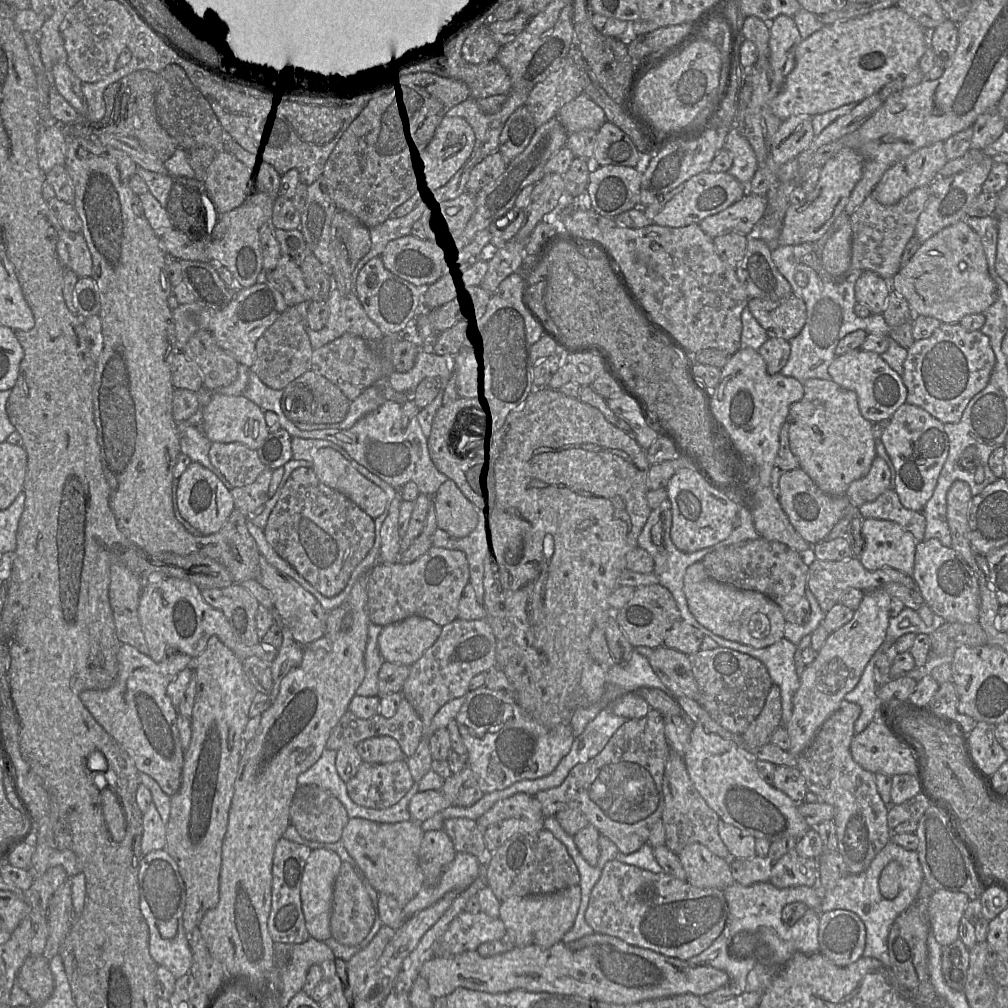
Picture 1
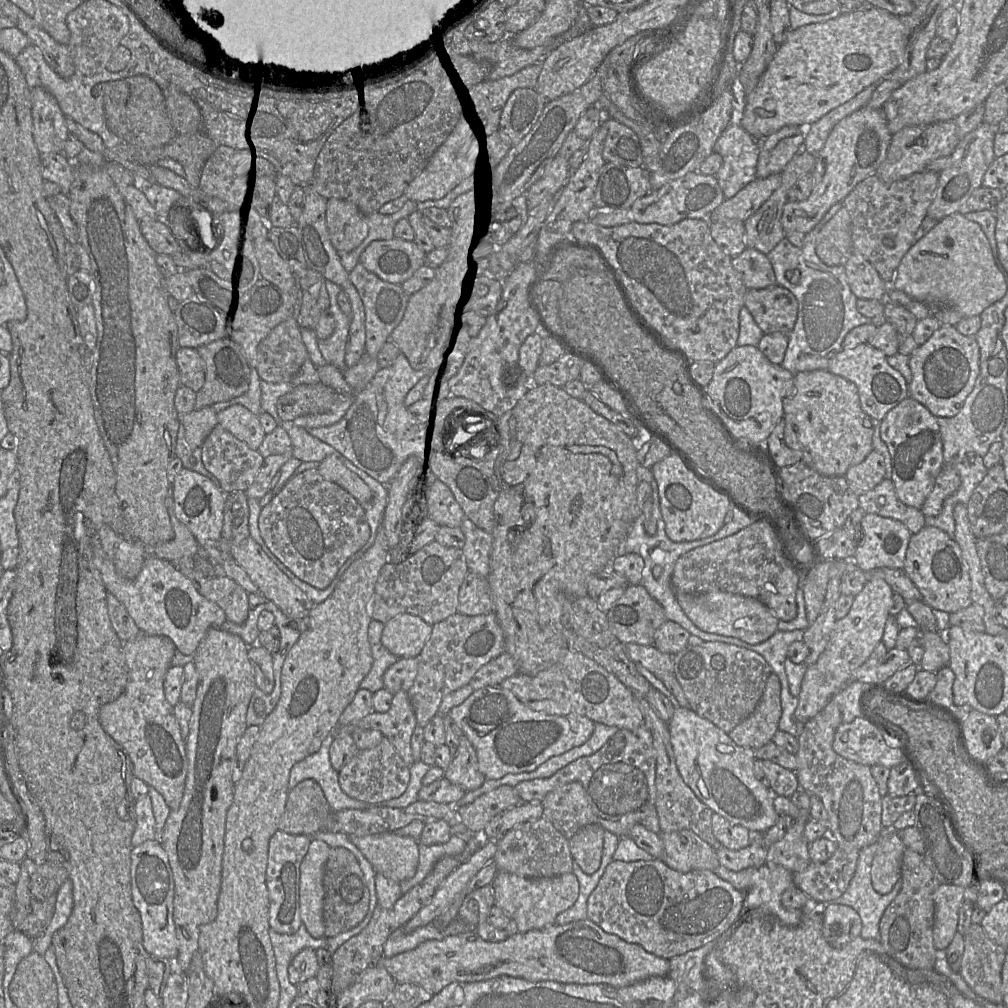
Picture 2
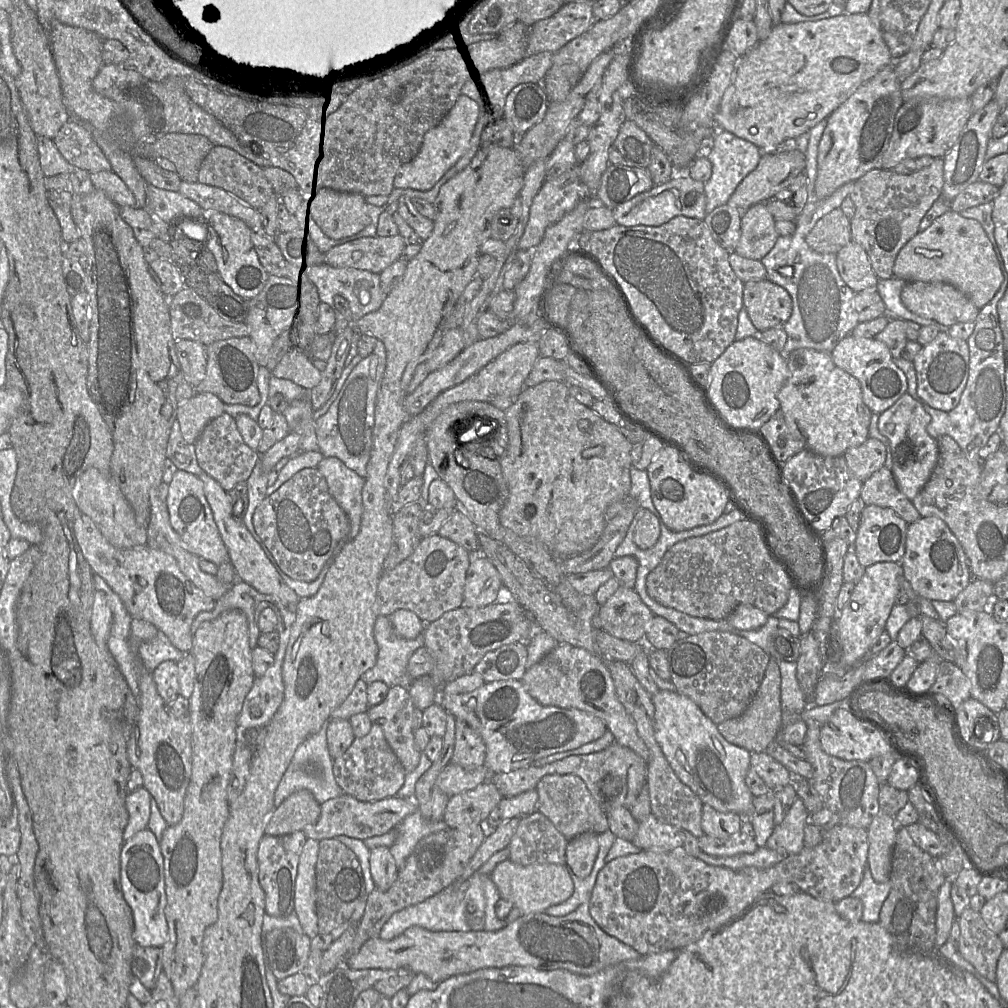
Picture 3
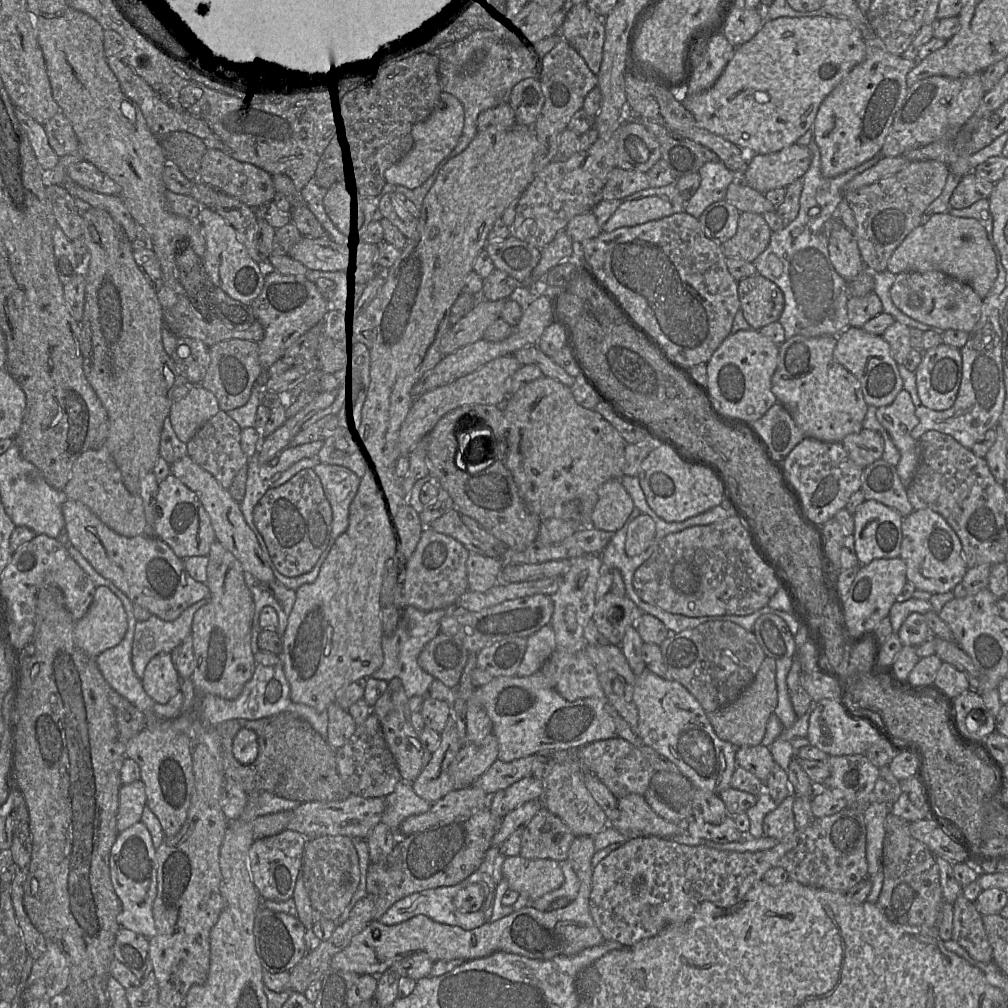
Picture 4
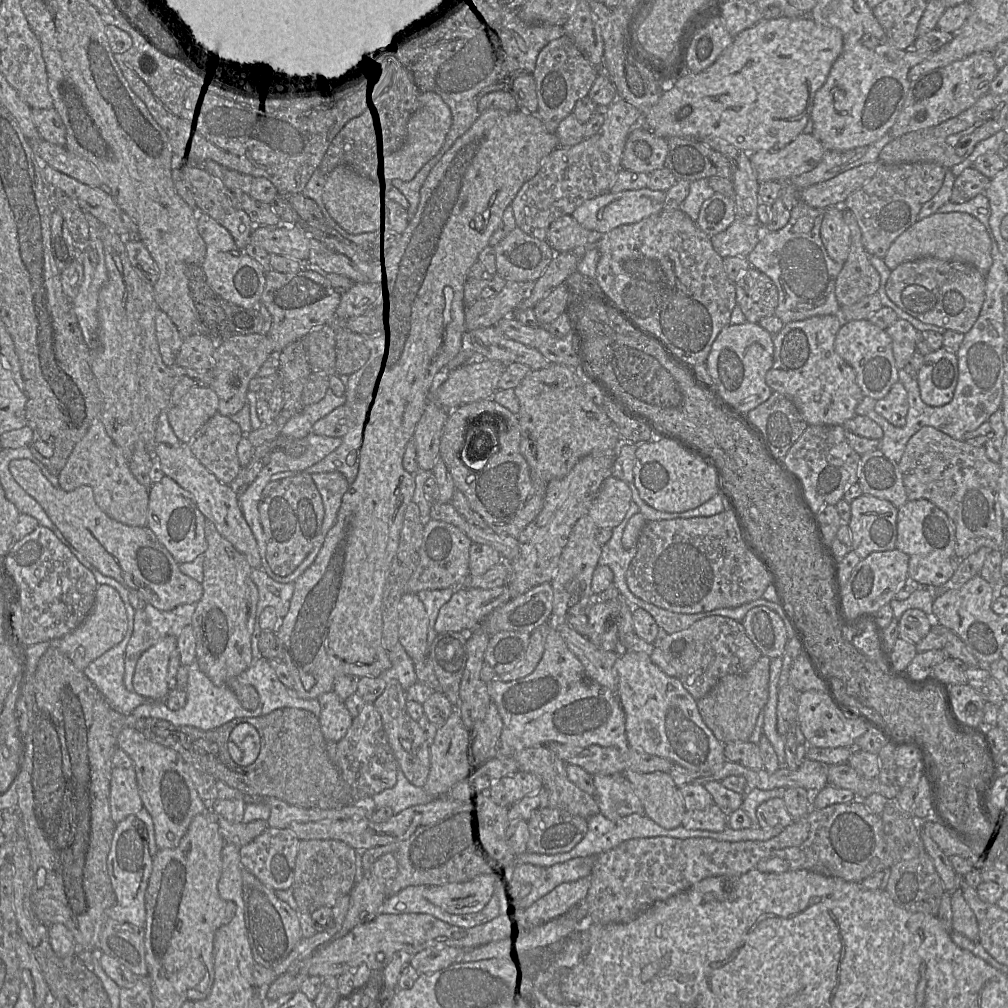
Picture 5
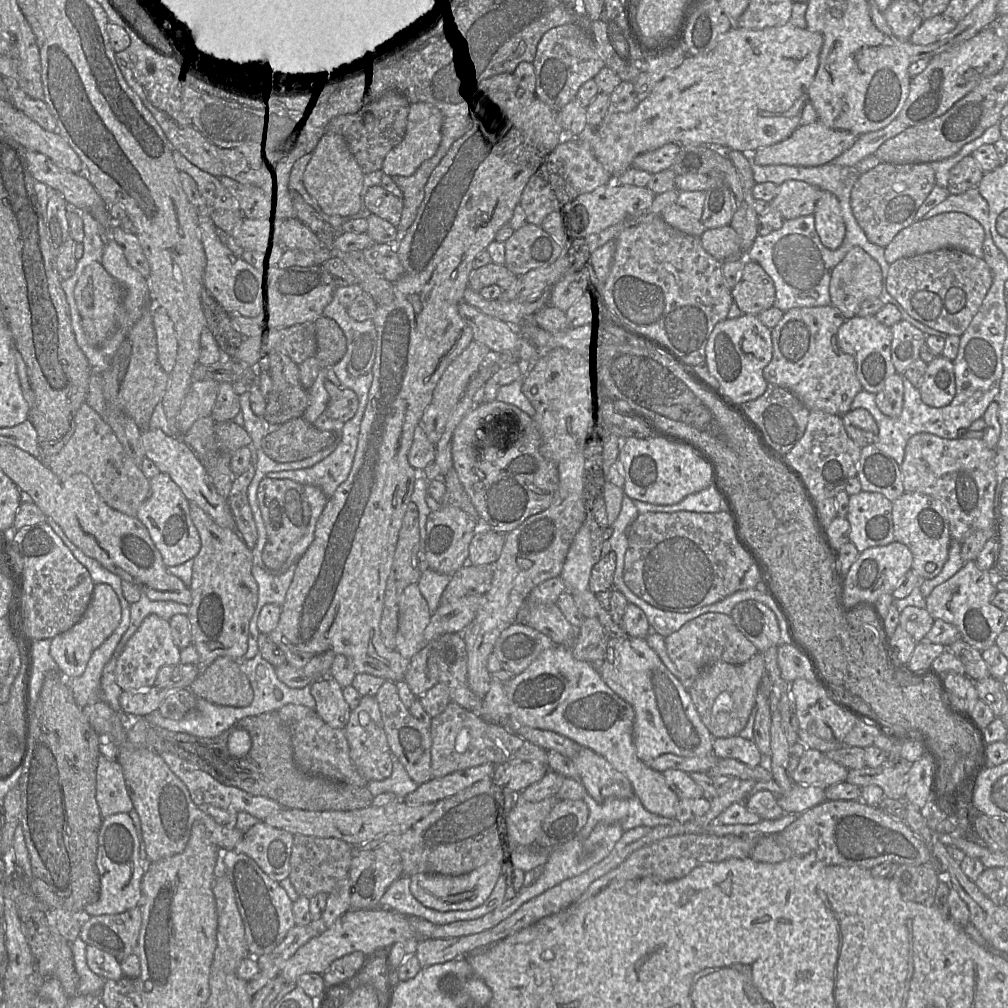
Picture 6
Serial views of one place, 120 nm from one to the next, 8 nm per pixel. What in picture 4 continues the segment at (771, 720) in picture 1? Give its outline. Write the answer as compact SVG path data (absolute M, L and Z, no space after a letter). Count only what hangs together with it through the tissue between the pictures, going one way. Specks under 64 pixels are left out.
M765 657L754 680L739 698L728 706L709 713L708 719L721 740L731 743L736 748L757 746L762 744L769 717L774 713L777 703L776 660Z

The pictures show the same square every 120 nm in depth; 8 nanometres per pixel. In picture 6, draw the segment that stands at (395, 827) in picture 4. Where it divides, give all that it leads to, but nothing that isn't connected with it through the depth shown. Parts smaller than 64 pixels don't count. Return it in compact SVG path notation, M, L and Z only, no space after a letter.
M392 755L392 763L393 768L390 777L382 781L371 781L367 783L367 788L373 797L382 793L391 792L397 796L398 800L403 801L419 785L409 777L404 766L394 755Z

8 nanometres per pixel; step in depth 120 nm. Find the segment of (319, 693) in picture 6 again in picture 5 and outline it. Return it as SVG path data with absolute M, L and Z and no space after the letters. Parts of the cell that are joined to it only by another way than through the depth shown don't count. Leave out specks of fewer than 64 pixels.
M333 690L319 696L321 706L319 722L326 741L338 743L348 732L353 717L337 693Z

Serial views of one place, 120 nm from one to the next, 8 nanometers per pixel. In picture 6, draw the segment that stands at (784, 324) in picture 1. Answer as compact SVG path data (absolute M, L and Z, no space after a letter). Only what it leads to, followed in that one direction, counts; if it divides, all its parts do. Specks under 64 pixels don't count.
M744 260L743 270L731 289L731 295L743 314L758 316L774 306L774 282L757 262Z

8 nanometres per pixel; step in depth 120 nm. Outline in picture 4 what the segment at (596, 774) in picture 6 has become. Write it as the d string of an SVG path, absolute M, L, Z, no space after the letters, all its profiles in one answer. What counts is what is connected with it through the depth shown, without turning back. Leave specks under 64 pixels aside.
M628 794L618 798L618 817L609 825L628 839L641 836L655 836L672 839L687 833L683 824L666 821L649 806L645 798L638 794Z

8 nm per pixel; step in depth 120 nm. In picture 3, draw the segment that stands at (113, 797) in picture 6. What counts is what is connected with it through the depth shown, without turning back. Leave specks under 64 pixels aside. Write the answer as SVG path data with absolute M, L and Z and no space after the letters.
M143 786L129 792L125 798L128 812L128 823L123 832L124 841L129 840L137 832L146 829L150 817L151 795Z

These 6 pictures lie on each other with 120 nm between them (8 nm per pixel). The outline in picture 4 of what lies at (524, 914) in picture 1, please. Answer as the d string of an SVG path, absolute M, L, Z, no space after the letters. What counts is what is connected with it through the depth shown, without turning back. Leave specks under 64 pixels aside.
M520 855L506 857L502 873L510 890L527 895L531 901L558 889L565 879L558 861L526 859Z

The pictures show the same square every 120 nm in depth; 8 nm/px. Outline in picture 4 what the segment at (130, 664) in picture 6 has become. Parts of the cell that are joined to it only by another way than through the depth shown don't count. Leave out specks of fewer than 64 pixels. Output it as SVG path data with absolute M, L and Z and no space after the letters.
M166 652L151 658L141 679L145 692L158 704L168 703L180 691L180 680L171 653Z

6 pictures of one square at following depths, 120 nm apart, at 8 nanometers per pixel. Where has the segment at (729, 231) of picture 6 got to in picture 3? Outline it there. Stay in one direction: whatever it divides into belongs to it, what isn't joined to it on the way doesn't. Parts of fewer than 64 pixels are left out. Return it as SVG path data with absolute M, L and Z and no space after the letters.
M758 203L742 212L741 236L734 249L738 255L753 260L763 259L780 236L775 228L775 218L766 203Z

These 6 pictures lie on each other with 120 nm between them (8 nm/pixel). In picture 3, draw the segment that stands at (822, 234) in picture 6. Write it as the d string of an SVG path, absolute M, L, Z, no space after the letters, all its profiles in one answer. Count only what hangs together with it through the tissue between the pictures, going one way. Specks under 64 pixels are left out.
M850 241L836 254L836 264L843 281L856 293L876 289L879 278L872 269L862 246Z

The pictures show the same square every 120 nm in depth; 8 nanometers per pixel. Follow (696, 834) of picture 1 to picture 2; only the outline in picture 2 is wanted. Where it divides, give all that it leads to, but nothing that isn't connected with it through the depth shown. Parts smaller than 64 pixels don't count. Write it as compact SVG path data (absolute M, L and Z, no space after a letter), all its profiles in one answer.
M638 697L640 709L644 716L644 725L651 731L653 746L656 751L656 801L655 809L659 817L662 832L690 830L714 849L721 846L712 831L713 811L702 803L693 790L682 779L670 741L670 732L665 723L645 697Z

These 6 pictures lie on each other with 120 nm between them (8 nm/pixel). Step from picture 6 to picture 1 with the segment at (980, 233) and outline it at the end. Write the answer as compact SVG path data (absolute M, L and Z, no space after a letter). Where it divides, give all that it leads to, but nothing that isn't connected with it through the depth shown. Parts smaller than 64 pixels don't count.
M965 220L940 230L923 242L909 262L892 277L890 285L892 291L907 301L915 316L933 317L941 323L959 323L967 315L983 313L998 297L981 239Z

